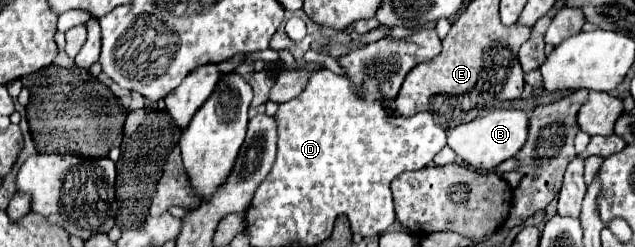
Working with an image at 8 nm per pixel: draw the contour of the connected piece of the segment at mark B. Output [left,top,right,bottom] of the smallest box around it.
[447,110,529,170]

